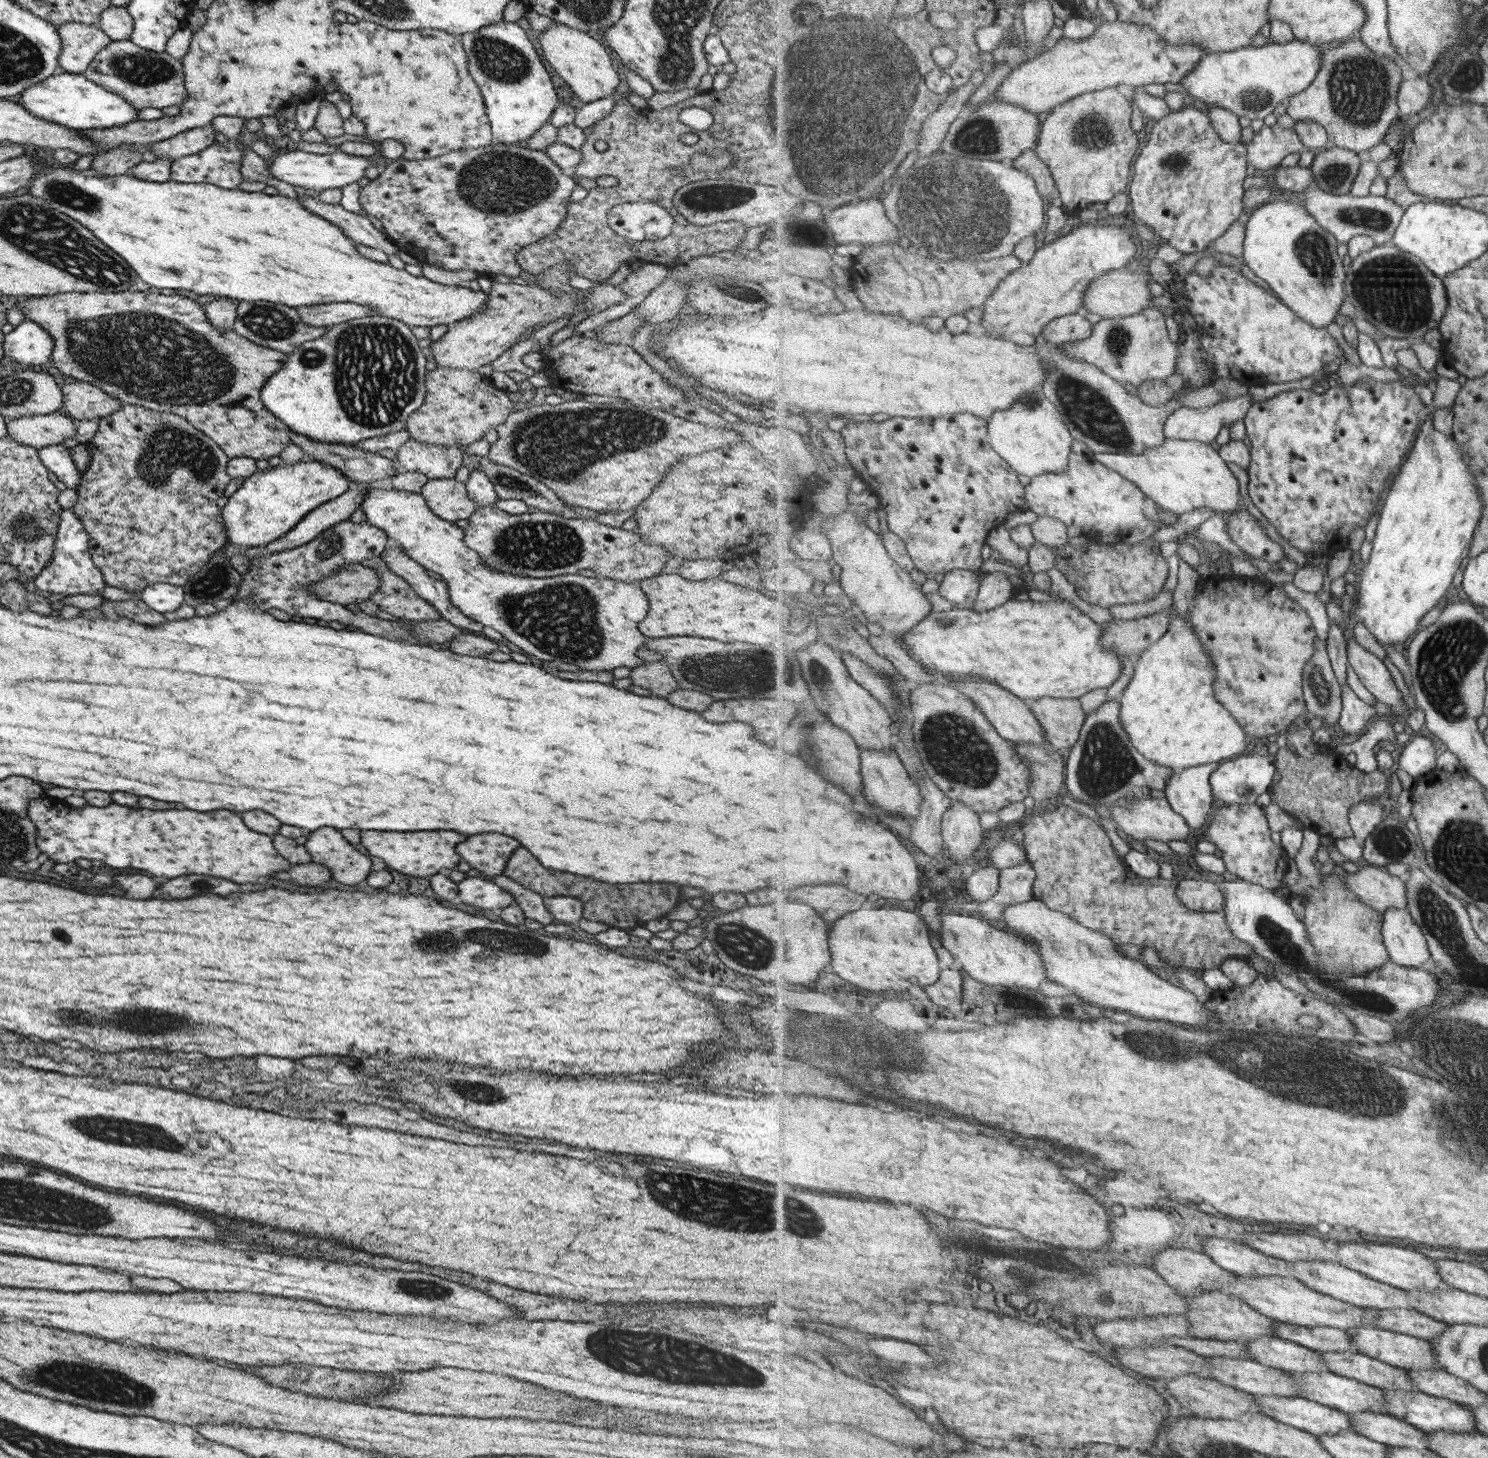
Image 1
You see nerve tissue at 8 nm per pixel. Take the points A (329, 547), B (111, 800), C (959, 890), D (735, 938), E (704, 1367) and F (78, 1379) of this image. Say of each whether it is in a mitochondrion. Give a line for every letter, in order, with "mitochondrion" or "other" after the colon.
A: mitochondrion
B: other
C: other
D: mitochondrion
E: mitochondrion
F: mitochondrion

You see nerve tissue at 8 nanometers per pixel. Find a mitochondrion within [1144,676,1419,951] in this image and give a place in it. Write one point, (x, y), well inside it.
(1394, 843)

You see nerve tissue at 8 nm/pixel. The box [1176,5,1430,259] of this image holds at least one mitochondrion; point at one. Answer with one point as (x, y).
(1360, 88)

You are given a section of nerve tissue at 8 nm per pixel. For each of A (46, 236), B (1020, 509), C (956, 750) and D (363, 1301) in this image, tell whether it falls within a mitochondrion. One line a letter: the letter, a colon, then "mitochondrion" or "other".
A: mitochondrion
B: other
C: mitochondrion
D: other

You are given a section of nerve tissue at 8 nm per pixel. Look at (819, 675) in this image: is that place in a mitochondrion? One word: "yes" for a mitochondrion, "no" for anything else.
yes

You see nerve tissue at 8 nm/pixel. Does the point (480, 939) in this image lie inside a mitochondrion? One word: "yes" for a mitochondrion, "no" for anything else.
yes

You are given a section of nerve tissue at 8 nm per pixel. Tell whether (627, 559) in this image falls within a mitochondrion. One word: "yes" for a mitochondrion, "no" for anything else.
no

